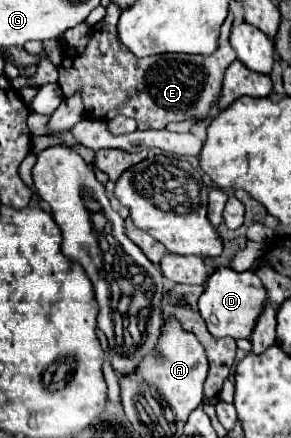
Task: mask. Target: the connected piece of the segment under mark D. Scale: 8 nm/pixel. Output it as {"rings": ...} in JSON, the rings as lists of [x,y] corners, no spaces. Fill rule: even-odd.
{"rings":[[[218,268],[206,282],[206,290],[200,296],[200,314],[208,324],[208,330],[216,338],[250,338],[252,326],[260,316],[260,310],[268,304],[264,284],[254,272],[234,272],[232,268]]]}

